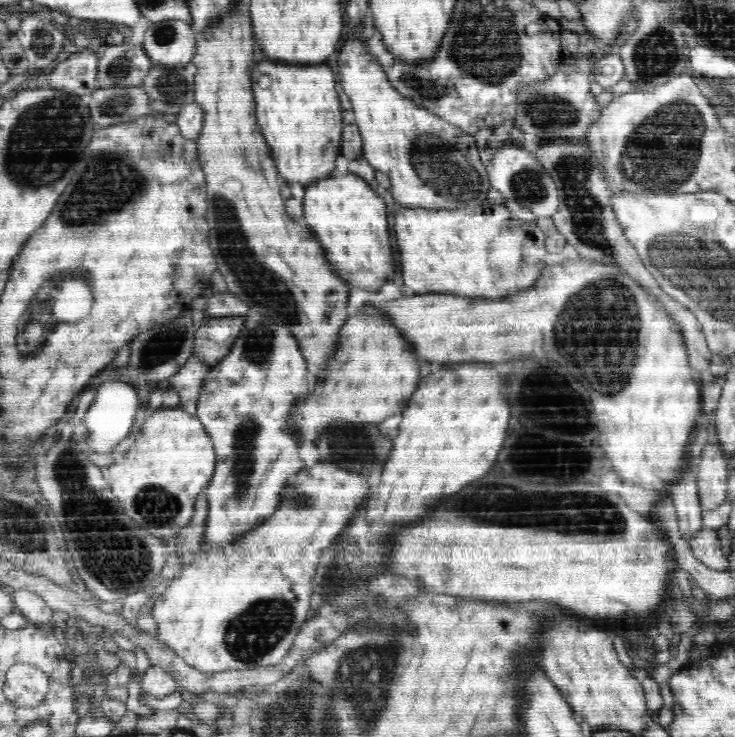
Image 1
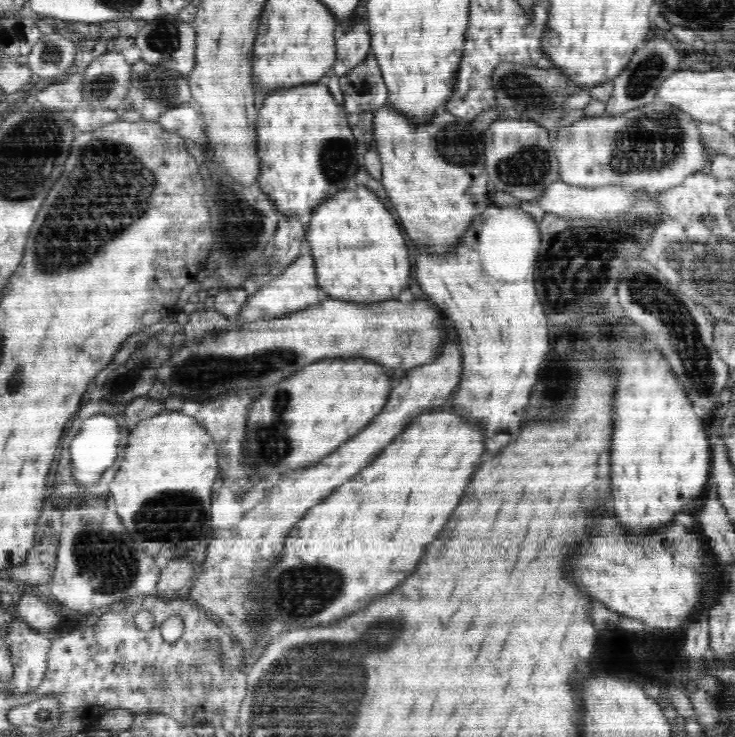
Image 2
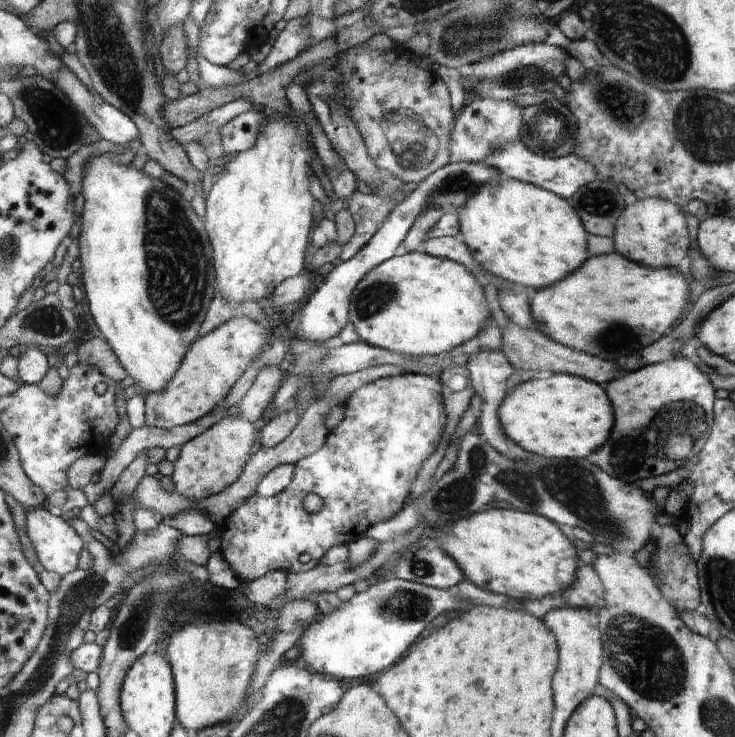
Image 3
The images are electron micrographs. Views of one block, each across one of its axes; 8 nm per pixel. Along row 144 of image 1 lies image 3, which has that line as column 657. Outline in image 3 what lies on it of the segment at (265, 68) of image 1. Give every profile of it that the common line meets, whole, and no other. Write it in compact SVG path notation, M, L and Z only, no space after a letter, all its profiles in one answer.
M615 250L607 255L587 258L562 281L531 291L529 306L537 329L554 342L605 361L617 361L621 356L627 356L628 352L640 350L648 346L648 342L658 340L668 326L682 318L688 299L688 282L681 270L641 265L624 258Z

